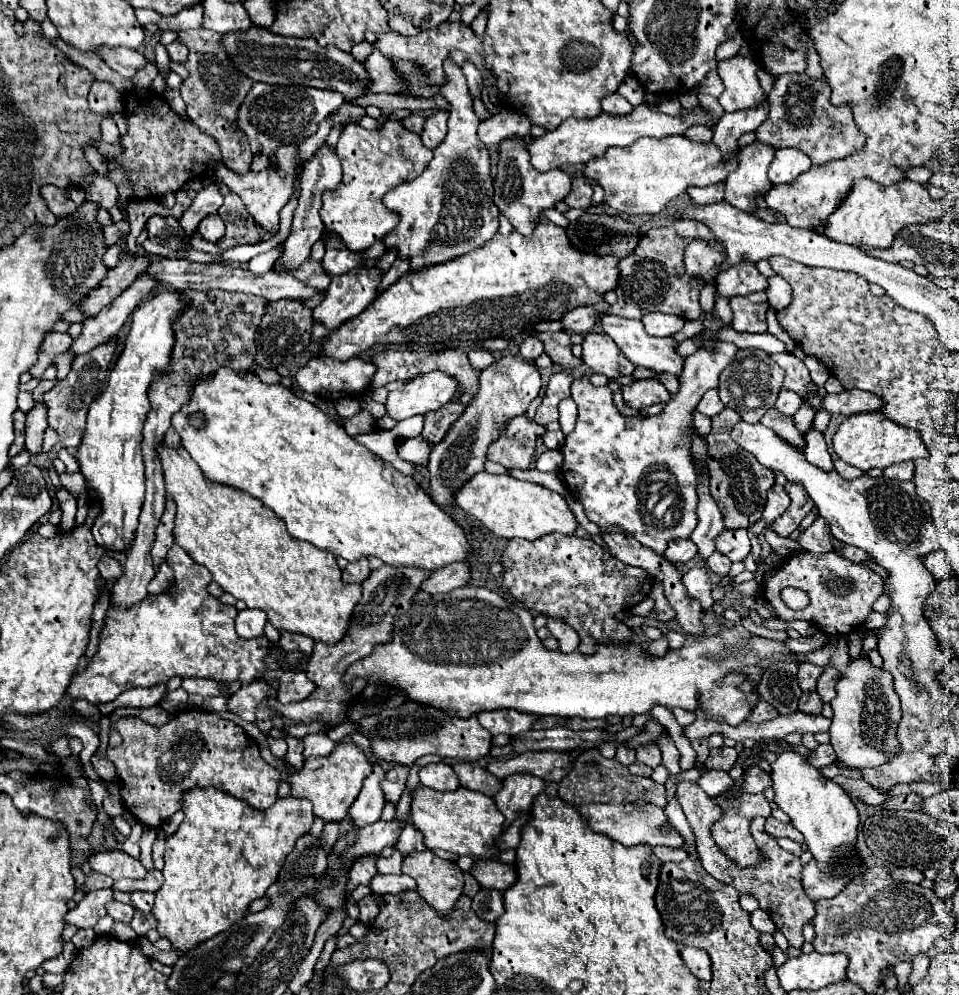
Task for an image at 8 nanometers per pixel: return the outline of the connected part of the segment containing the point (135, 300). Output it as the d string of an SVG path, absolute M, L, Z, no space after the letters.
M139 274L137 280L121 292L119 298L115 298L109 306L105 306L95 318L83 320L83 332L77 340L71 344L71 352L75 356L91 352L95 346L105 344L111 336L119 332L119 328L125 324L129 314L139 306L143 298L147 298L157 288L157 280L153 276Z

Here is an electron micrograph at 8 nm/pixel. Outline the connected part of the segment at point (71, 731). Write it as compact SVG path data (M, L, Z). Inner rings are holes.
M81 723L58 725L59 730L67 735L79 738L83 743L83 750L79 755L85 774L96 782L102 782L101 778L93 770L91 757L100 745L100 738L89 727Z

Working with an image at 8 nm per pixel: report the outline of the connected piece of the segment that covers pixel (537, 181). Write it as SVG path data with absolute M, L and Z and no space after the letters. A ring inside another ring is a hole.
M507 138L501 142L501 154L497 164L495 176L495 196L493 202L497 204L499 212L511 222L511 226L529 236L537 226L537 220L543 218L543 210L551 210L557 202L563 202L571 190L571 176L567 172L537 172L529 162L529 152L521 138Z

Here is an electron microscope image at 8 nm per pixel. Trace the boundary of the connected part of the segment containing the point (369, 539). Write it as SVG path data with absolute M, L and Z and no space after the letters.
M219 368L215 372L213 378L201 380L195 384L193 388L193 398L189 404L181 406L181 410L173 416L173 428L179 432L183 448L191 454L191 458L199 464L199 468L203 470L205 478L209 478L211 482L219 482L219 484L227 484L239 490L249 492L251 496L259 498L265 506L273 508L273 512L287 524L287 530L299 538L305 540L317 548L323 548L335 556L343 556L347 562L357 562L361 556L369 558L369 556L377 556L381 558L385 564L389 566L413 566L413 568L421 568L421 570L439 570L445 568L453 562L469 562L469 556L473 554L473 546L467 540L463 528L447 514L443 512L437 504L433 504L431 496L417 484L417 480L413 476L405 476L399 470L395 470L389 462L385 462L383 458L379 458L377 454L373 454L369 448L365 448L363 444L355 442L339 422L331 420L325 412L321 412L317 406L313 406L307 400L297 398L289 388L283 388L281 384L269 386L265 382L261 382L253 372L245 370L245 372L237 372L231 368Z

